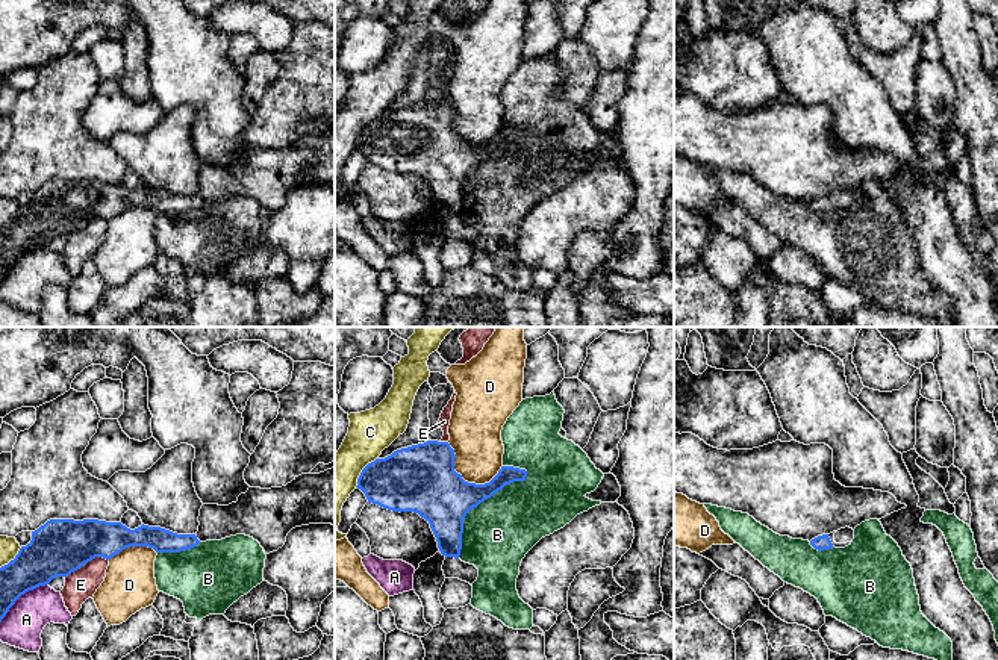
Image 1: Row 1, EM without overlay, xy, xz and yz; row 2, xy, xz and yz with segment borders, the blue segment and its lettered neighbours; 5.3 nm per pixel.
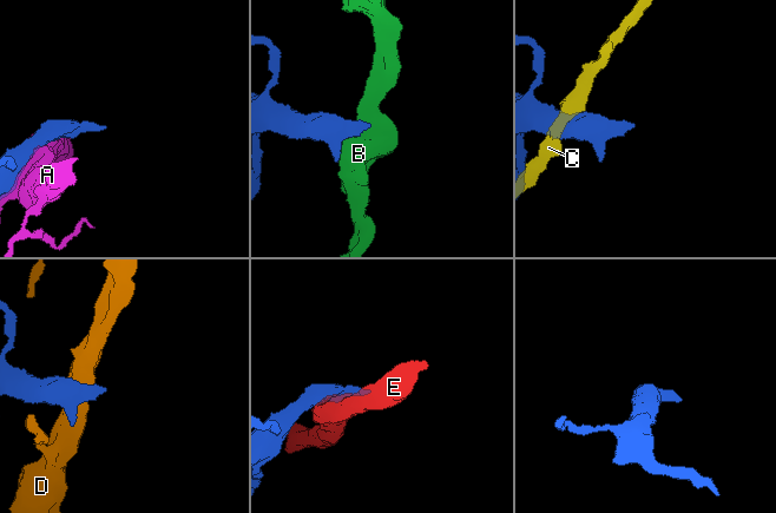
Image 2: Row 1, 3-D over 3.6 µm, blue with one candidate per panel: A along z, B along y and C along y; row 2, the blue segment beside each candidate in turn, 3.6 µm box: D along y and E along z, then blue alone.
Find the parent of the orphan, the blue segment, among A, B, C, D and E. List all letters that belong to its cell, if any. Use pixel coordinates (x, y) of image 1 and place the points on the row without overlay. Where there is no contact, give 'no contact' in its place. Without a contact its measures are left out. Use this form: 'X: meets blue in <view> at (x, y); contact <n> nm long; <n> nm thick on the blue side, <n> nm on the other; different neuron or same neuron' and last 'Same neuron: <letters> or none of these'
A: meets blue in xy at (20, 256); contact 340 nm long; 240 nm thick on the blue side, 220 nm on the other; different neuron
B: meets blue in xz at (479, 164); contact 600 nm long; 300 nm thick on the blue side, 360 nm on the other; different neuron
C: meets blue in xz at (362, 132); contact 200 nm long; 340 nm thick on the blue side, 240 nm on the other; different neuron
D: meets blue in xz at (464, 141); contact 320 nm long; 360 nm thick on the blue side, 280 nm on the other; different neuron
E: meets blue in xy at (87, 223); contact 260 nm long; 300 nm thick on the blue side, 160 nm on the other; different neuron
Same neuron: none of these

